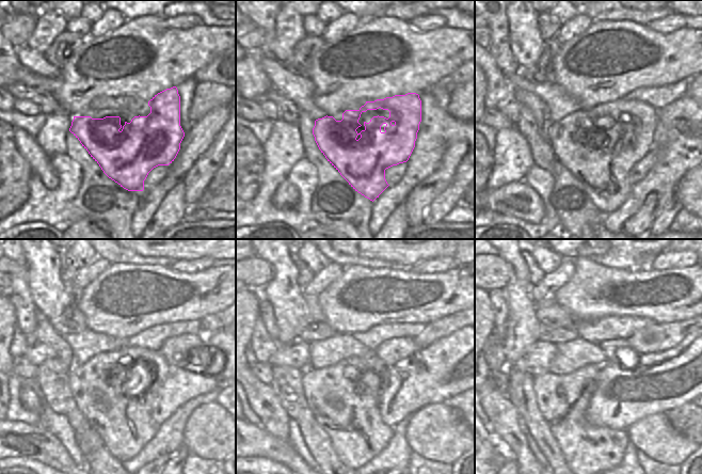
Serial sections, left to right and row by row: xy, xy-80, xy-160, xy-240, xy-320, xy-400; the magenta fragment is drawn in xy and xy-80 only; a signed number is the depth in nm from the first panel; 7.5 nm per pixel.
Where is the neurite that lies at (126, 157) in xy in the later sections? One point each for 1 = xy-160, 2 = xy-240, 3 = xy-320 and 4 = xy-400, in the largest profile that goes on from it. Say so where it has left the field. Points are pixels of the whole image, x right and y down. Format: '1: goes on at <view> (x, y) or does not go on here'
1: goes on at xy-160 (604, 174)
2: goes on at xy-240 (122, 417)
3: goes on at xy-320 (346, 407)
4: goes on at xy-400 (589, 451)

